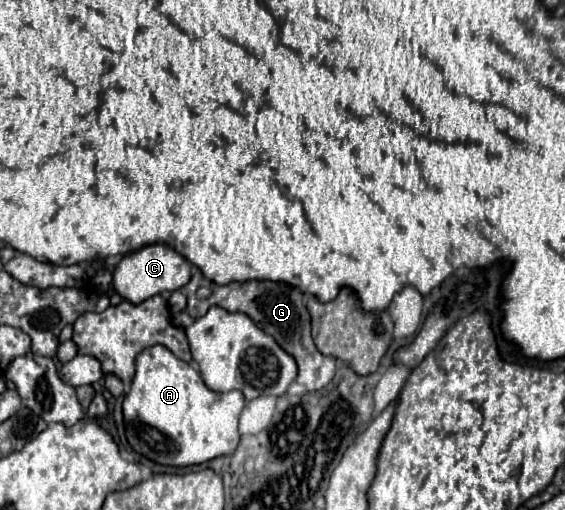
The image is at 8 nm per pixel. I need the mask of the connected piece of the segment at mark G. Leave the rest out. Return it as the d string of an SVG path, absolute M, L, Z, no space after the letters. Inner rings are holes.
M195 270L195 272L193 272L193 276L191 276L191 280L189 280L189 284L185 284L185 290L187 290L187 314L189 314L191 318L199 318L199 316L203 316L203 314L205 314L205 312L207 312L211 306L221 306L221 308L225 308L225 310L229 310L229 312L243 312L243 314L247 314L247 316L249 316L249 318L251 318L251 320L253 320L253 322L255 322L255 324L257 324L257 326L259 326L259 328L261 328L265 334L273 336L273 338L275 338L275 342L277 342L277 344L279 344L279 346L281 346L281 348L283 348L283 350L285 350L289 356L293 356L293 358L295 358L295 362L297 362L297 368L299 368L297 382L299 382L299 384L303 384L303 386L305 386L309 392L321 390L321 388L325 388L325 386L327 386L327 384L333 380L333 374L335 374L337 362L335 362L335 358L333 358L333 356L325 356L325 354L321 354L321 352L317 350L317 346L315 346L315 342L313 342L313 338L311 338L311 316L309 316L309 310L305 308L305 302L303 302L303 296L305 296L305 294L303 294L299 288L293 288L291 284L285 284L285 282L271 282L271 280L247 280L247 282L229 282L229 284L223 284L223 286L219 286L219 284L215 284L215 282L205 282L205 280L201 280L201 278L203 278L203 276L201 276L201 274ZM203 282L205 282L205 284L207 284L207 286L213 290L213 294L211 294L209 298L205 298L205 300L199 300L199 298L195 296L195 292L197 292L197 286L201 286Z

